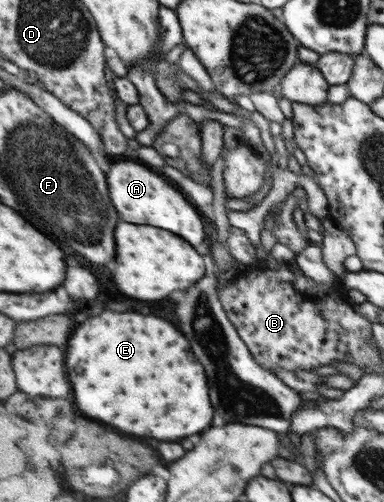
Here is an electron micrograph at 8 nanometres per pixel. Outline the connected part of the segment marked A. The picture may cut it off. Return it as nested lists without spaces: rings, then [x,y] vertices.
[[[133,157],[128,160],[132,160],[132,162],[126,162],[126,160],[118,162],[106,174],[110,200],[116,206],[120,220],[130,222],[130,224],[148,224],[148,226],[170,230],[170,232],[178,234],[180,238],[184,238],[186,242],[190,242],[192,246],[206,244],[204,242],[206,240],[204,224],[202,224],[202,218],[196,212],[196,208],[176,188],[166,184],[164,178],[160,178],[158,174],[140,166],[140,162]]]

